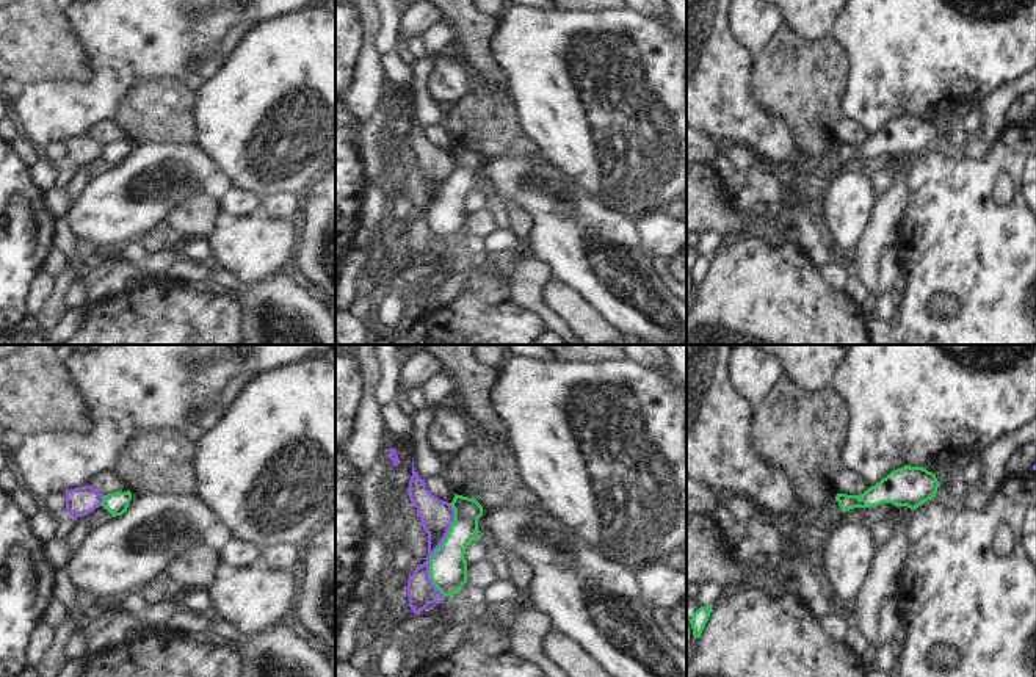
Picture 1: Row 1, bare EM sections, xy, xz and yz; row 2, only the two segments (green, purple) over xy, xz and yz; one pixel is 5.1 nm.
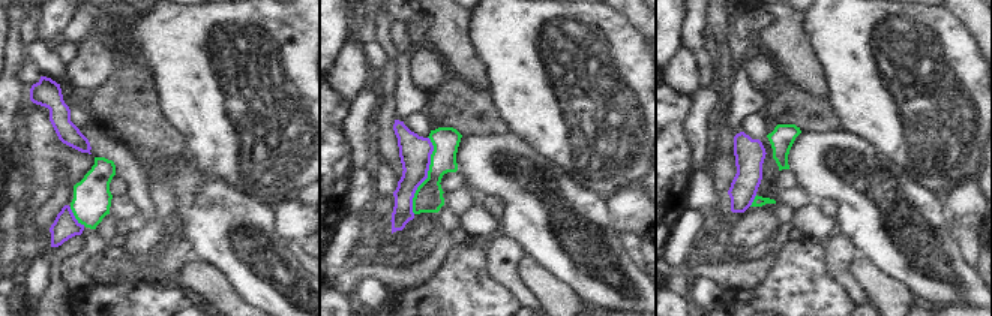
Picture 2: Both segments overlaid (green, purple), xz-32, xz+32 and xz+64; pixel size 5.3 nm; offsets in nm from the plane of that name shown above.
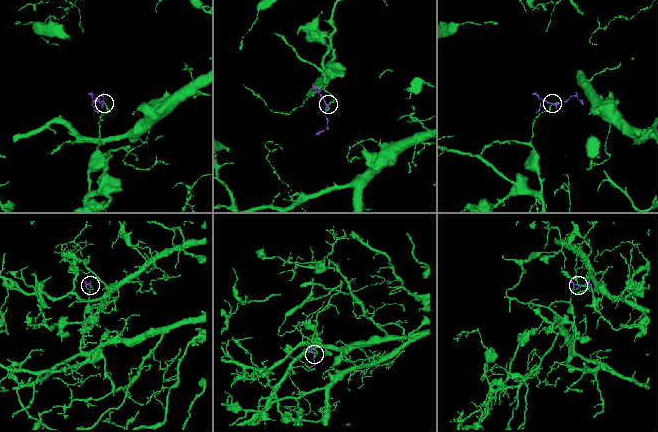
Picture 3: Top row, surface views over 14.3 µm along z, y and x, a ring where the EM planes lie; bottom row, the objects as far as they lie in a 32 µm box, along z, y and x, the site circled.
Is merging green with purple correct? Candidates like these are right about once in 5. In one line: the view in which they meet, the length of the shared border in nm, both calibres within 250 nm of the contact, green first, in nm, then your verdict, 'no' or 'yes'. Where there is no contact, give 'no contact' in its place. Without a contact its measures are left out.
meets green in xz; contact 480 nm long; 190 nm thick on the green side, 160 nm on the other; no

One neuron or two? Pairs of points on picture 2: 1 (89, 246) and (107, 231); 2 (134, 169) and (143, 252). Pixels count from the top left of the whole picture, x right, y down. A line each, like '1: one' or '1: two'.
1: two
2: one

